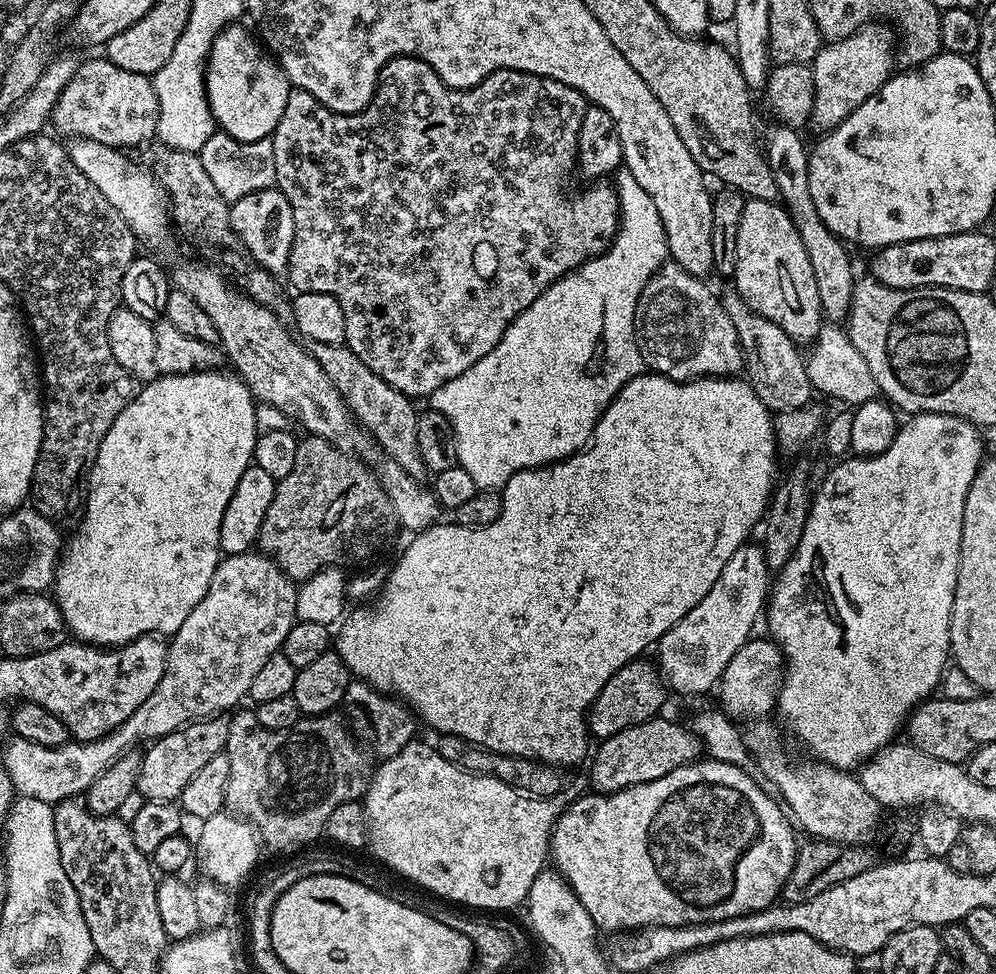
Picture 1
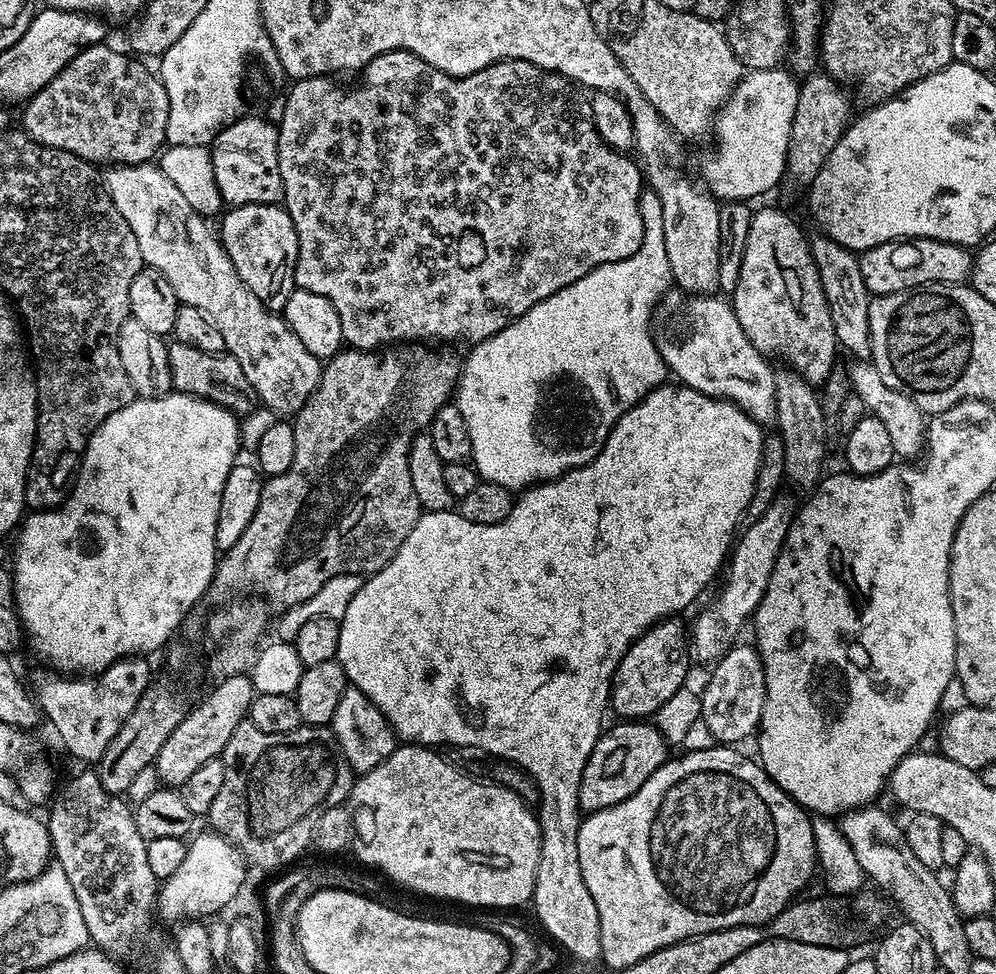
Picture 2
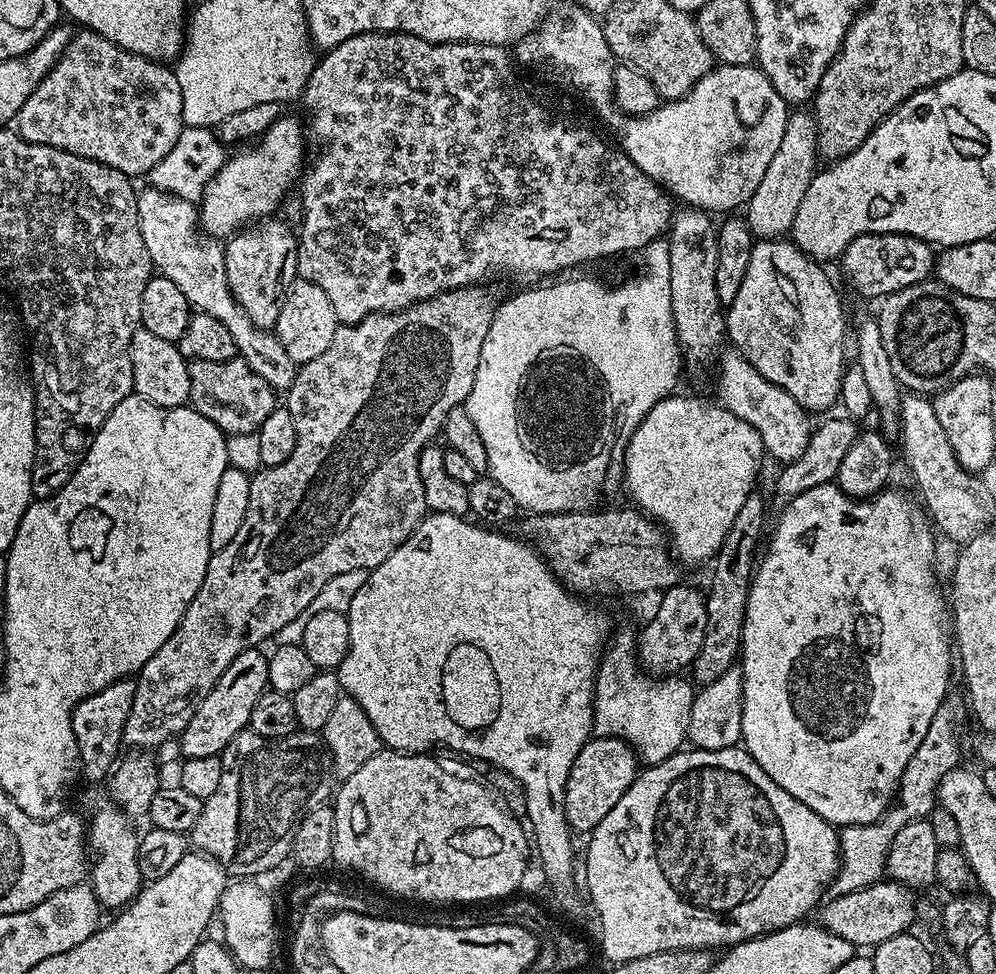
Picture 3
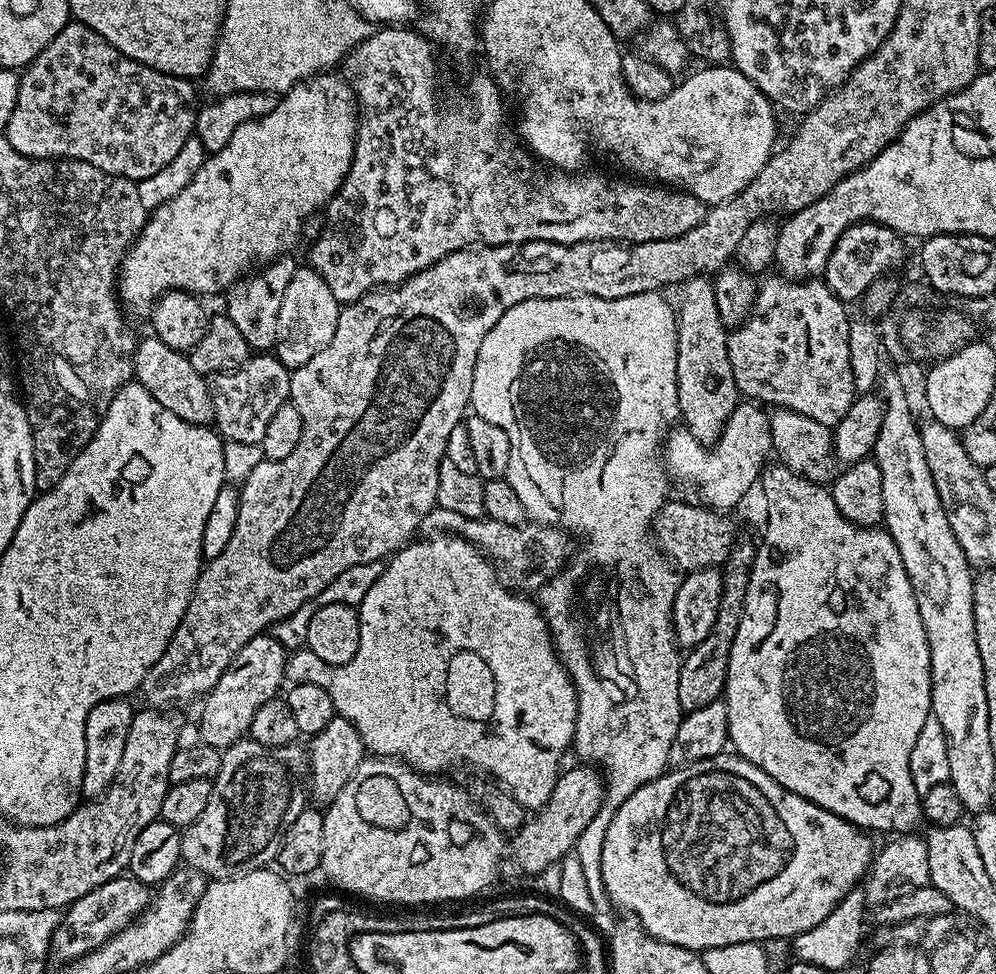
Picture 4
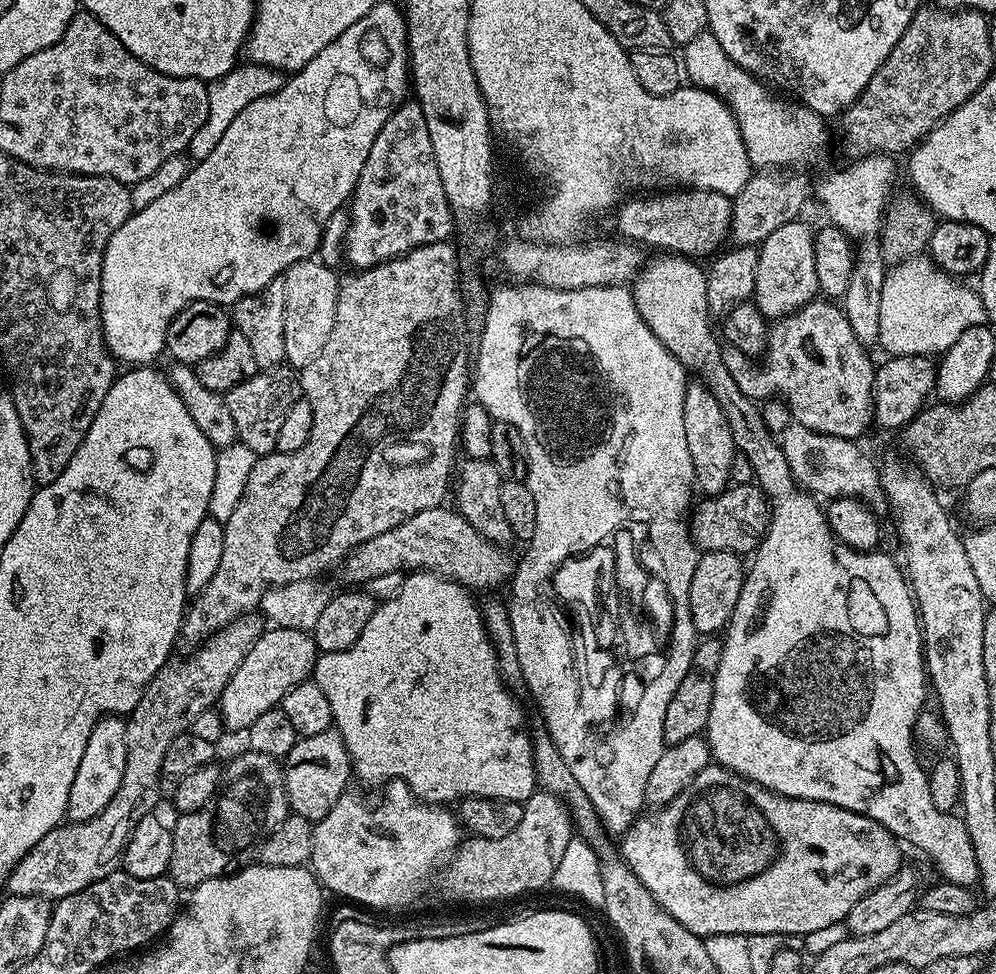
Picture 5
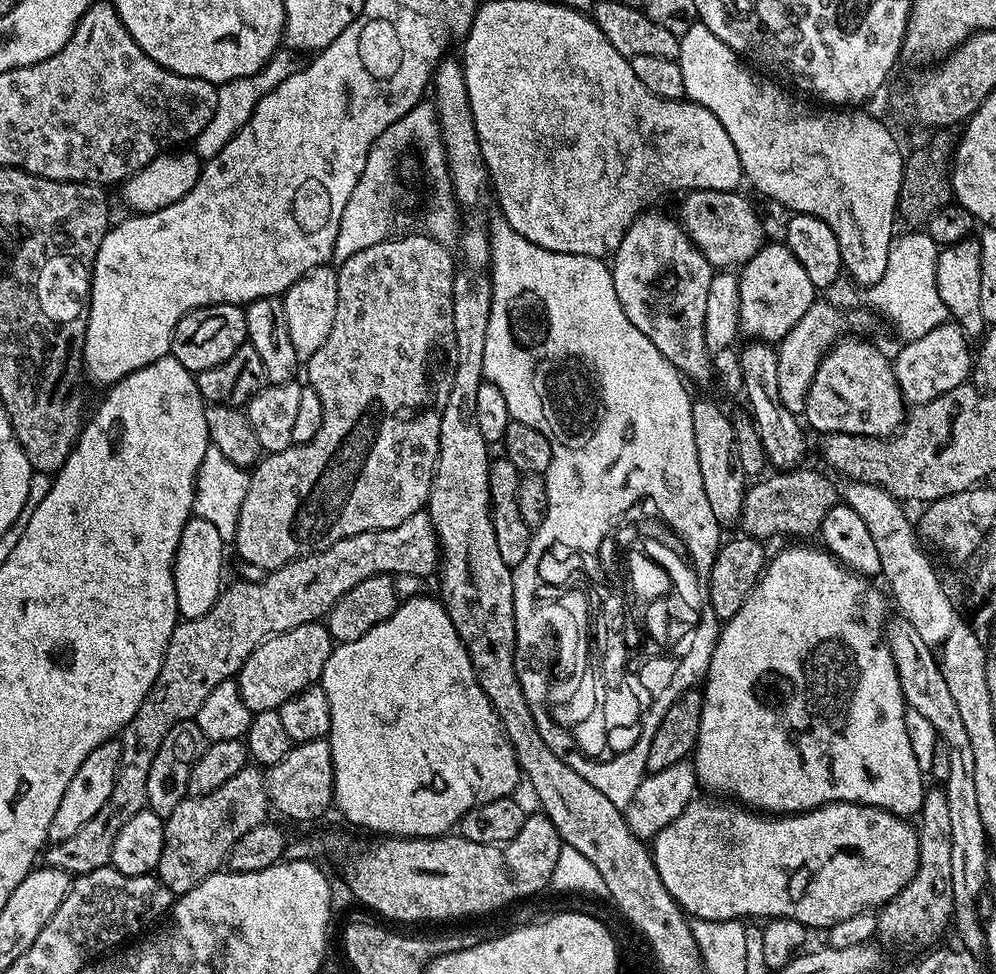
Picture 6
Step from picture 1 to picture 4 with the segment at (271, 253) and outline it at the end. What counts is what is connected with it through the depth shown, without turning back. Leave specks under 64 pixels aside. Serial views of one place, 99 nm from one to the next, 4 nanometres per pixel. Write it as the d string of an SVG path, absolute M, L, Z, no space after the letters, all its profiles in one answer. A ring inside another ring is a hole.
M295 255L281 256L279 260L273 260L265 264L263 268L243 276L239 282L232 285L226 293L228 308L226 314L242 338L246 338L249 349L272 350L275 349L278 338L278 310L282 310L282 294L289 284L290 278L294 278L298 267Z

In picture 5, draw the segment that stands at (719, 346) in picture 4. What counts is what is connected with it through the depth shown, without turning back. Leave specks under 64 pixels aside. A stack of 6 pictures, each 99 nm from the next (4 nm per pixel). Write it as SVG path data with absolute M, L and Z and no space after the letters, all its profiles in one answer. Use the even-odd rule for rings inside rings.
M703 382L689 383L684 389L682 426L686 426L686 447L690 449L690 462L694 466L695 487L699 491L701 488L705 497L719 496L730 486L738 453L734 434L730 434L730 422L726 422L726 414L722 406L718 406L718 398Z

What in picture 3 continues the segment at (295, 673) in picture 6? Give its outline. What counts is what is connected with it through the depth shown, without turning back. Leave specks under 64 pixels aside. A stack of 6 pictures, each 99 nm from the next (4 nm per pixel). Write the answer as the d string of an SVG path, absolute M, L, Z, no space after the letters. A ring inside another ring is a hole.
M259 647L247 648L234 658L234 662L230 662L230 666L226 666L210 694L206 694L204 701L194 709L194 718L190 718L190 722L178 737L181 757L220 756L224 747L238 733L248 728L250 710L254 710L254 702L258 702L260 695L268 688L268 657L260 651Z

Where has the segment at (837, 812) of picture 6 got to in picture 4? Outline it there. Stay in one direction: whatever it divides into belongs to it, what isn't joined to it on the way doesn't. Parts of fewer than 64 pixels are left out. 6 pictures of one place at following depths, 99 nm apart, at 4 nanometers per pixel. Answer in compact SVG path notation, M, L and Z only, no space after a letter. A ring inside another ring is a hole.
M721 754L665 771L663 776L634 790L634 794L630 794L630 798L626 798L626 802L616 808L614 818L606 830L606 842L602 842L602 882L607 899L610 898L618 907L633 912L640 919L637 920L639 927L649 936L702 954L707 948L718 946L784 940L787 936L795 938L818 926L818 922L822 922L834 910L834 906L838 906L838 902L842 902L842 898L846 898L846 894L867 877L874 859L871 838L873 839L865 829L857 828L838 814L786 790L778 782L774 782L770 774L766 774L749 760L735 754Z

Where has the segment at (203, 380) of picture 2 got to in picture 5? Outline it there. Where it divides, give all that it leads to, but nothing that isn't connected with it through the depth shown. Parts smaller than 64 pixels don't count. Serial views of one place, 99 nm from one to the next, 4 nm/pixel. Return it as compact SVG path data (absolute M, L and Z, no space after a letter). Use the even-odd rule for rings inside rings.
M288 366L257 370L253 376L246 378L246 382L240 382L238 386L223 393L226 407L234 418L239 443L250 446L257 458L276 452L278 430L282 427L282 421L285 420L290 406L294 406L294 402L301 399L301 396L297 373Z

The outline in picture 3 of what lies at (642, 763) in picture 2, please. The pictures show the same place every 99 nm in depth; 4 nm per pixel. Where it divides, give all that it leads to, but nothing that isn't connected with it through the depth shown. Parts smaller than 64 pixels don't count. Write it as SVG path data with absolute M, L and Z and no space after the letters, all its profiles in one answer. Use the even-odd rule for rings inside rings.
M613 736L590 738L578 750L574 766L570 766L570 778L566 778L566 818L573 833L590 834L618 806L618 798L630 790L638 775L638 757L631 744Z

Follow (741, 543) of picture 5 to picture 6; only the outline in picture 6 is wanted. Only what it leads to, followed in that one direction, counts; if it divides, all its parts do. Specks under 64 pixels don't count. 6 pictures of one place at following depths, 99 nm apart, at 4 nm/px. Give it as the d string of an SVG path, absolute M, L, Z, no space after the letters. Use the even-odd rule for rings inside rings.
M808 467L780 470L772 474L776 476L765 475L755 481L757 484L753 488L751 485L745 491L742 514L738 521L739 527L744 527L741 528L743 535L754 536L764 542L767 541L767 536L776 536L779 532L793 532L796 536L819 533L826 514L830 514L830 510L838 502L838 488Z

